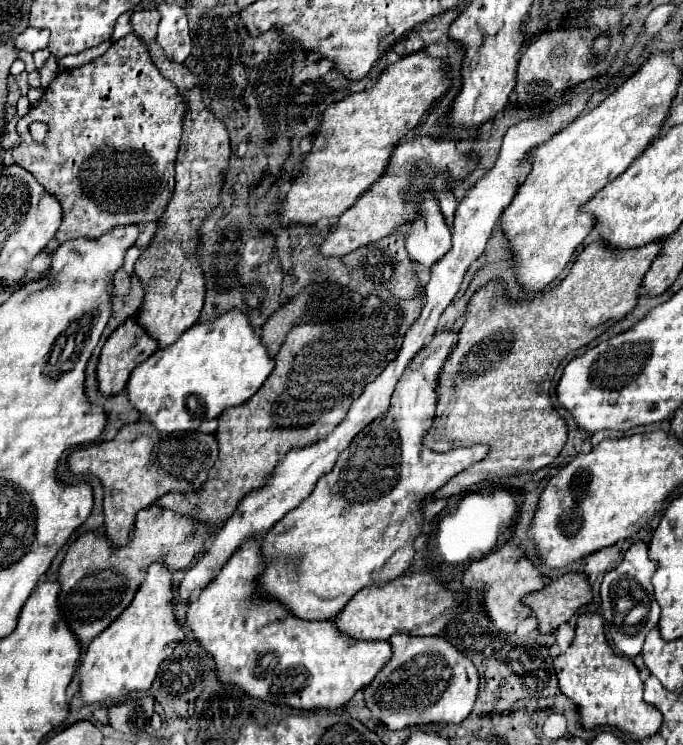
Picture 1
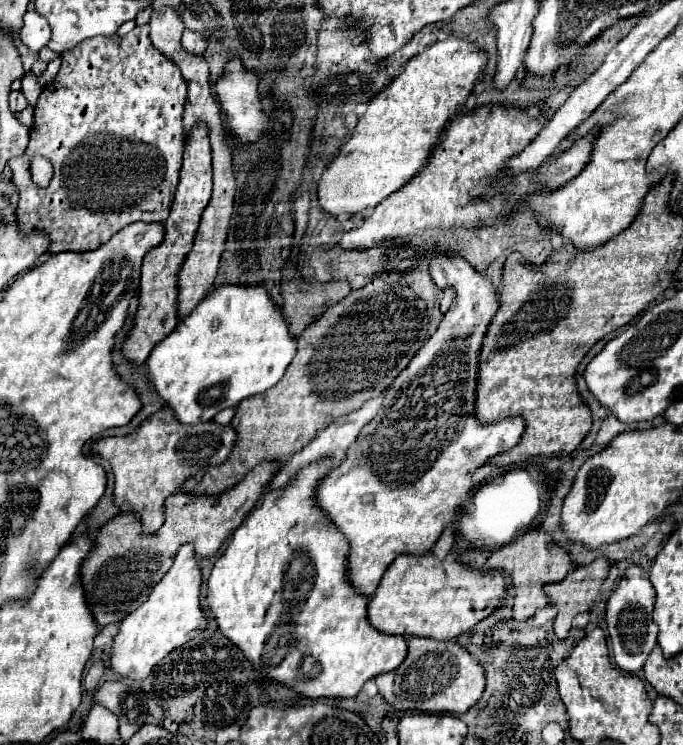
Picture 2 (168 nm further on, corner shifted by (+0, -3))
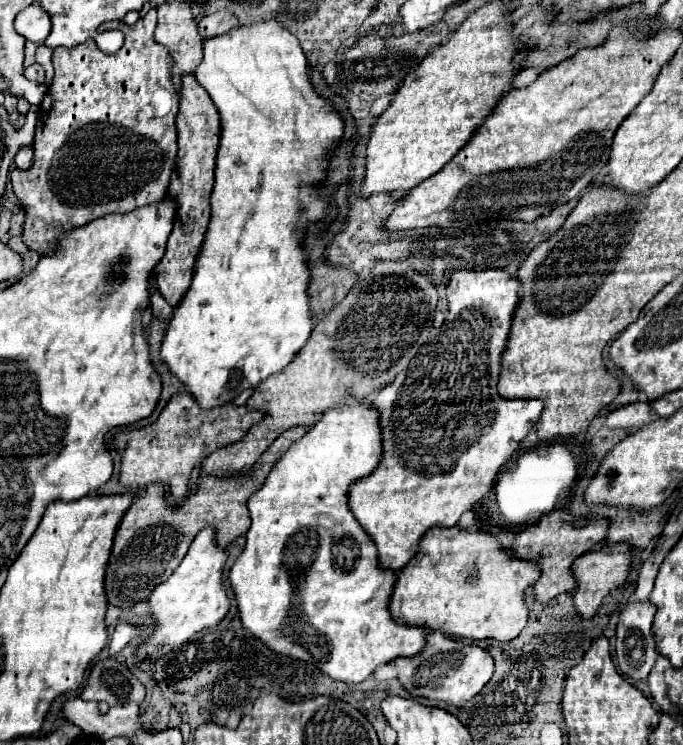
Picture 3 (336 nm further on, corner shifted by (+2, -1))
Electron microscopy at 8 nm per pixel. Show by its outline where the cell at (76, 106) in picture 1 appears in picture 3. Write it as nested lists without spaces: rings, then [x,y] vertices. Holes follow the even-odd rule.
[[[154,8],[134,26],[128,26],[124,22],[102,24],[98,32],[124,32],[124,46],[116,54],[104,54],[94,40],[86,40],[84,44],[78,44],[74,48],[60,46],[54,50],[52,86],[48,88],[42,104],[38,106],[34,164],[26,172],[14,168],[10,176],[14,194],[24,208],[24,244],[40,256],[54,254],[58,240],[64,236],[64,232],[72,232],[74,228],[80,228],[106,214],[124,214],[166,198],[178,148],[176,114],[180,102],[170,74],[174,60],[170,52],[164,46],[156,44],[156,40],[152,38],[154,26]]]

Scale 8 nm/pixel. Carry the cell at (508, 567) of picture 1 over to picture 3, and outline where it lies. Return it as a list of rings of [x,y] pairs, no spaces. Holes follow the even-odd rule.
[[[554,510],[546,516],[540,518],[540,522],[530,524],[528,528],[524,528],[522,532],[516,534],[514,538],[514,546],[510,550],[510,554],[514,554],[514,558],[532,562],[540,568],[540,578],[534,584],[534,598],[540,604],[550,602],[552,598],[556,598],[562,592],[572,592],[574,590],[574,578],[570,574],[570,566],[572,562],[582,556],[584,552],[588,552],[594,544],[604,542],[606,538],[606,524],[596,520],[596,518],[572,518],[568,512],[562,510]]]

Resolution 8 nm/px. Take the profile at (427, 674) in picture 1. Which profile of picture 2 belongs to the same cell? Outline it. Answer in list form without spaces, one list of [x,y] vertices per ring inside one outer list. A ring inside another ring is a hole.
[[[408,636],[408,656],[392,672],[380,674],[376,678],[378,690],[386,702],[396,710],[410,712],[454,712],[464,714],[470,710],[482,696],[486,688],[486,672],[482,664],[454,640],[440,642],[418,636]]]

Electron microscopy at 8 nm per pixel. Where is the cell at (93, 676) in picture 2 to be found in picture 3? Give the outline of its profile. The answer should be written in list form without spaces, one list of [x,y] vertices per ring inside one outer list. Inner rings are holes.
[[[118,624],[116,626],[116,630],[114,630],[114,634],[112,634],[112,638],[110,638],[110,644],[108,644],[108,654],[110,656],[116,656],[134,636],[138,636],[140,634],[140,630],[136,630],[134,626],[130,626],[130,624]]]

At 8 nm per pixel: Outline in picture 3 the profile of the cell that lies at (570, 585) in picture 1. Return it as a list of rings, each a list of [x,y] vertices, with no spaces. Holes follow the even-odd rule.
[[[626,542],[612,544],[612,546],[602,546],[602,550],[586,552],[582,558],[578,558],[572,564],[572,574],[576,578],[576,588],[574,588],[574,608],[582,620],[588,620],[596,614],[602,598],[616,586],[624,584],[628,578],[628,568],[630,568],[630,546]]]

